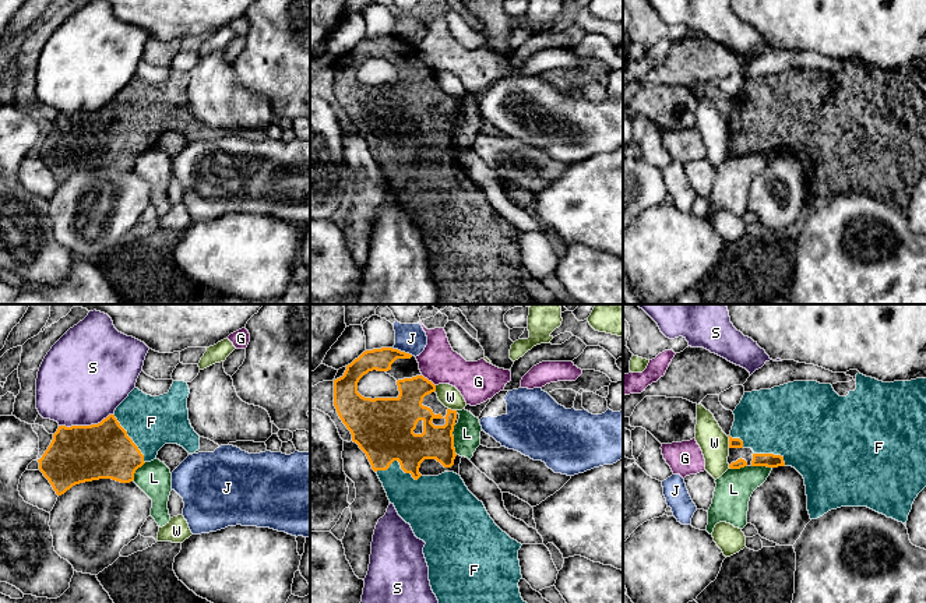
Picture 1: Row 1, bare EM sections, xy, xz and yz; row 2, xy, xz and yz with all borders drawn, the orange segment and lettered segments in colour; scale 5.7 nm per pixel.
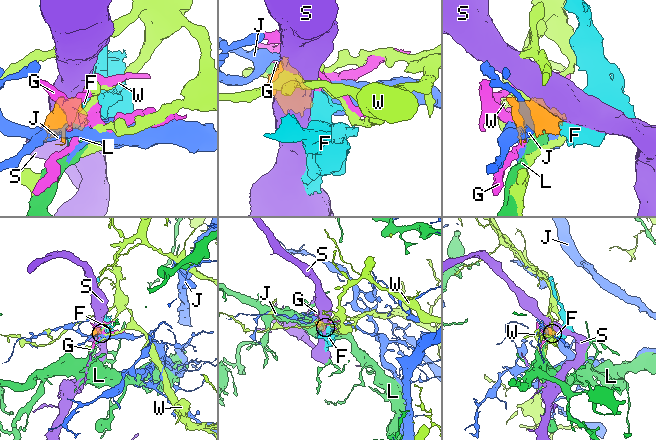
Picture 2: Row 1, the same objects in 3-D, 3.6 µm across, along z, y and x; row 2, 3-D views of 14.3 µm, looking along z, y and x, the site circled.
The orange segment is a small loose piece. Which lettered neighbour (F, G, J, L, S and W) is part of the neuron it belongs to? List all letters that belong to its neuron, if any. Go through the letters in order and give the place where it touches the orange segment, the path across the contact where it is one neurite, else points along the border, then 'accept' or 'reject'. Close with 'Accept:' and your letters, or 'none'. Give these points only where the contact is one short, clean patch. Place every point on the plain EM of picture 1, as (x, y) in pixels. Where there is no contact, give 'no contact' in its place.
F: xz (400, 151) | accept
G: xz (428, 67) | along xz (422, 62), (435, 73) | reject
J: xz (402, 39) | along xz (391, 35), (412, 42) | reject
L: xz (453, 127) | along xz (454, 112), (453, 134), (457, 141) | reject
S: xy (85, 113) | reject
W: yz (729, 130) | along yz (728, 124), (729, 134) | reject
Accept: F

